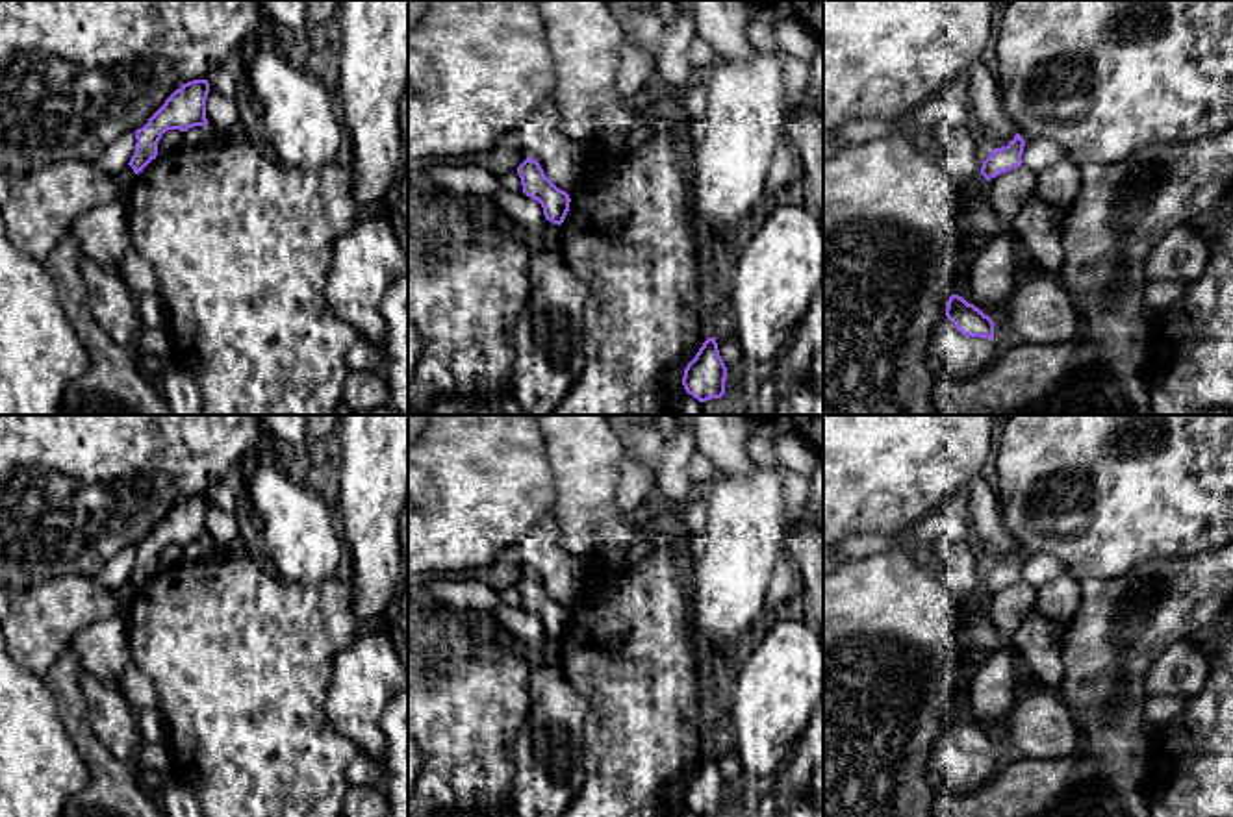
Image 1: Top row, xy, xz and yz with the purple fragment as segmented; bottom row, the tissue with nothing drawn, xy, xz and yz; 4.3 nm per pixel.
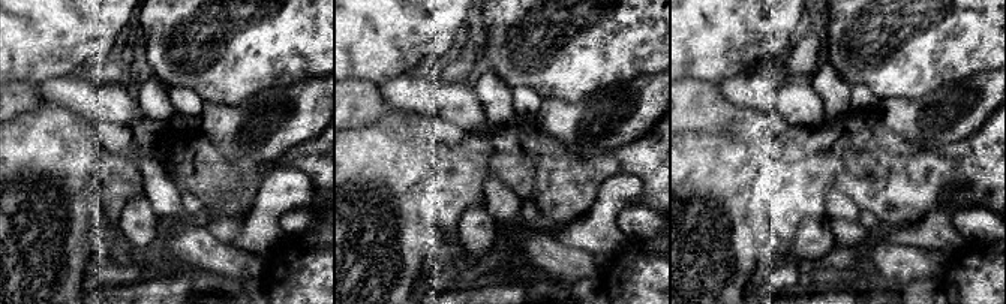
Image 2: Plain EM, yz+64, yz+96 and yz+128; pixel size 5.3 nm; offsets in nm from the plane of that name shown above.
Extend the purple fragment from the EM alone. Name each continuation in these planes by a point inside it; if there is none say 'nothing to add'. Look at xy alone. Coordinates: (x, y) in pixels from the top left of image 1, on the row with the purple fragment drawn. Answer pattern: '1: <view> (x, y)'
nothing to add

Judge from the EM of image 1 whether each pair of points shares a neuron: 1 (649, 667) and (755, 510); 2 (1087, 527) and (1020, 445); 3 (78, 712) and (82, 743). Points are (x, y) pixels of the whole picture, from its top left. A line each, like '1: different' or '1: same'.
1: different
2: same
3: same

